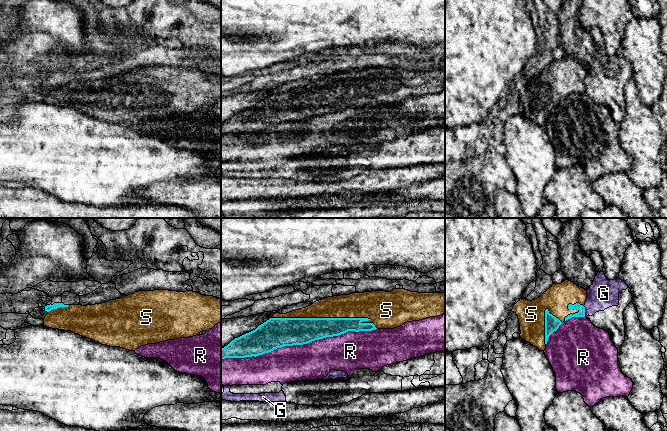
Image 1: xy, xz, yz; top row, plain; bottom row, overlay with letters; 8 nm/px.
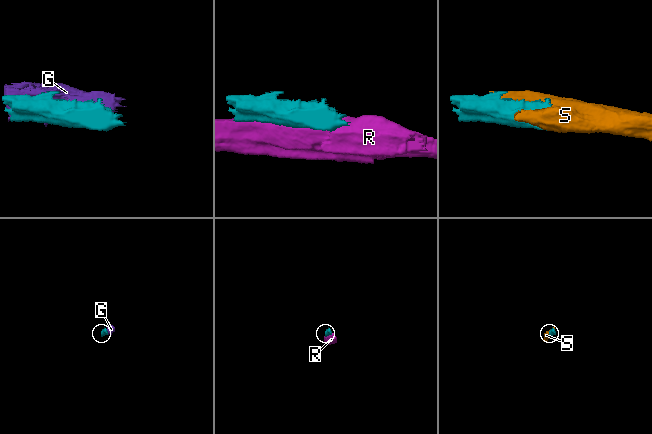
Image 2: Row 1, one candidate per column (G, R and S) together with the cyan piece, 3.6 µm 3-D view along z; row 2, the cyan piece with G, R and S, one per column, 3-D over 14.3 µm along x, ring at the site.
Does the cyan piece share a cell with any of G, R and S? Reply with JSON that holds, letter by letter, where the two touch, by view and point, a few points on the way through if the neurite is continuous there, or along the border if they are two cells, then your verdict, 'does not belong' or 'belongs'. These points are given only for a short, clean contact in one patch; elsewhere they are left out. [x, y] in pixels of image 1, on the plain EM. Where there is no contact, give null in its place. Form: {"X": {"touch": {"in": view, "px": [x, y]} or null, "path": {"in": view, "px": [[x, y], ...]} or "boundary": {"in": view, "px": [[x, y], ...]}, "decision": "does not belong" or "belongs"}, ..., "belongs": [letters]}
{"G": {"touch": {"in": "yz", "px": [584, 87]}, "decision": "does not belong"}, "R": {"touch": {"in": "xz", "px": [298, 120]}, "decision": "does not belong"}, "S": {"touch": {"in": "xz", "px": [326, 94]}, "decision": "belongs"}, "belongs": ["S"]}

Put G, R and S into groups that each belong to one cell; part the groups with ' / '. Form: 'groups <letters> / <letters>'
groups G / R / S

